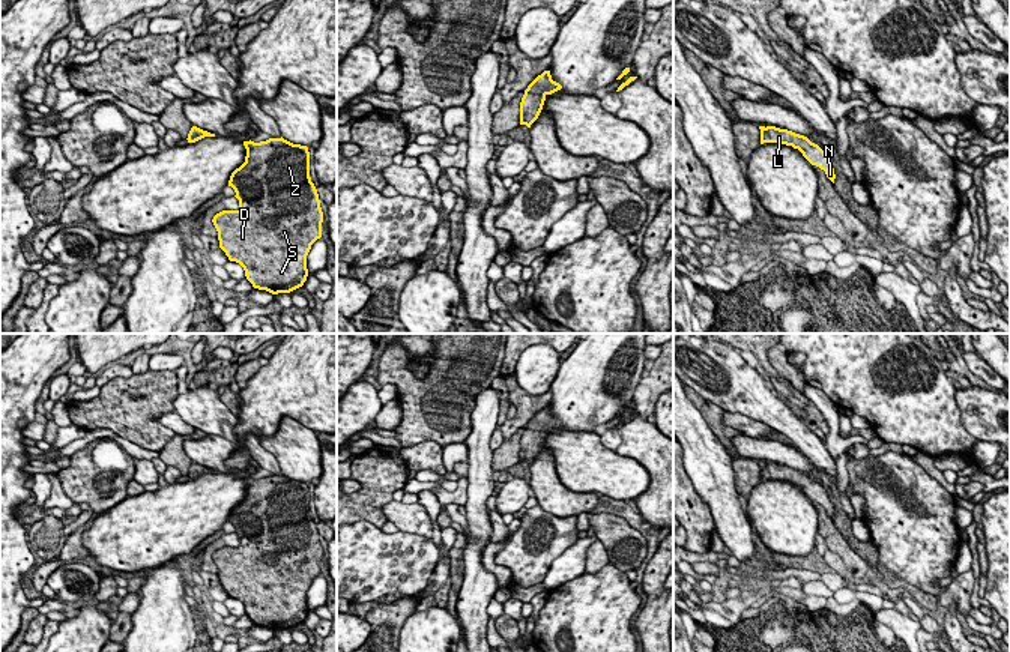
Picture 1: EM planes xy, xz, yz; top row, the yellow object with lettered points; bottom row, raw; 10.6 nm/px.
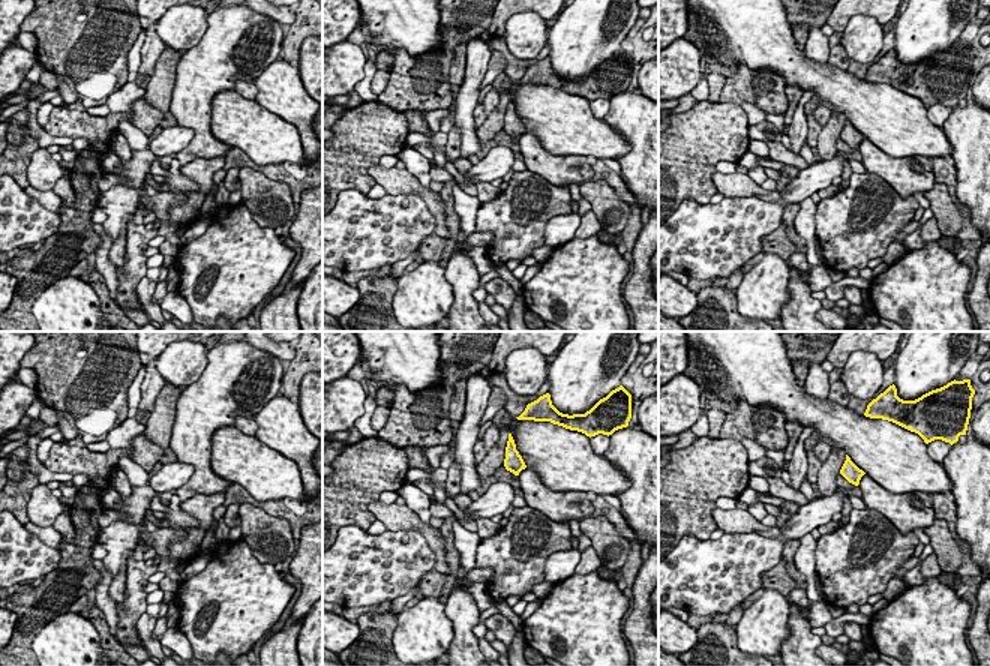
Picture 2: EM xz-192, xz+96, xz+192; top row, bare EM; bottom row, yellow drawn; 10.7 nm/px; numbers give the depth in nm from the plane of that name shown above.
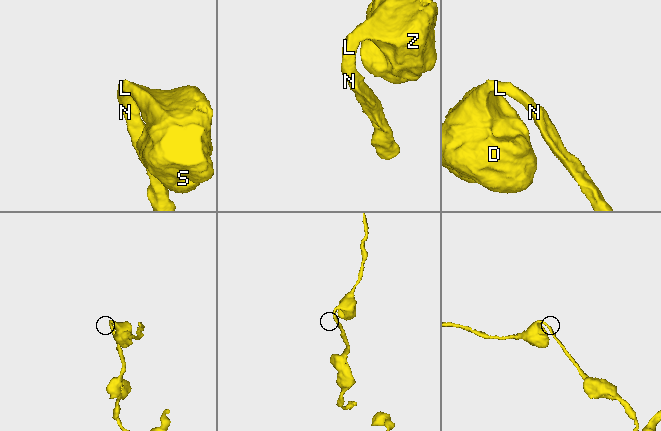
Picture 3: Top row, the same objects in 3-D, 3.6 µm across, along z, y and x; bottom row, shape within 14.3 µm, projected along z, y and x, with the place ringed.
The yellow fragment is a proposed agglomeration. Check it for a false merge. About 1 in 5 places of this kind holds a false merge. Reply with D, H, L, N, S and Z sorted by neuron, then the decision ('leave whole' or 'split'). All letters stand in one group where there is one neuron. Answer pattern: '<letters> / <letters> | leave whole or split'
D H L N S Z | leave whole

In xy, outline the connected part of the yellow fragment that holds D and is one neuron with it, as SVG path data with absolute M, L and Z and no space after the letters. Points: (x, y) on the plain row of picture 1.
M281 475L254 479L243 478L245 499L228 517L239 536L237 547L222 547L212 556L219 584L230 598L239 599L254 625L272 631L290 629L304 622L308 613L307 592L322 574L323 548L317 526L310 514L307 482Z

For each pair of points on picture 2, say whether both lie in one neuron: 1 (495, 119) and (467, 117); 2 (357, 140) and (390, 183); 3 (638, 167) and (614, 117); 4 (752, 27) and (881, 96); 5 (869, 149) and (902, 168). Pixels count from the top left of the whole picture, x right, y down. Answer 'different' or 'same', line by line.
1: different
2: different
3: same
4: same
5: same

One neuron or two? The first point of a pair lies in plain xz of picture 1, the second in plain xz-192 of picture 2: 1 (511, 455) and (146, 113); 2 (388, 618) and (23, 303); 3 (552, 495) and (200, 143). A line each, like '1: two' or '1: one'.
1: two
2: one
3: one

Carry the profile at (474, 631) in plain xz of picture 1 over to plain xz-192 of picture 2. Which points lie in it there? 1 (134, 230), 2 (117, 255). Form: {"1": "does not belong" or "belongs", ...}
{"1": "does not belong", "2": "belongs"}

